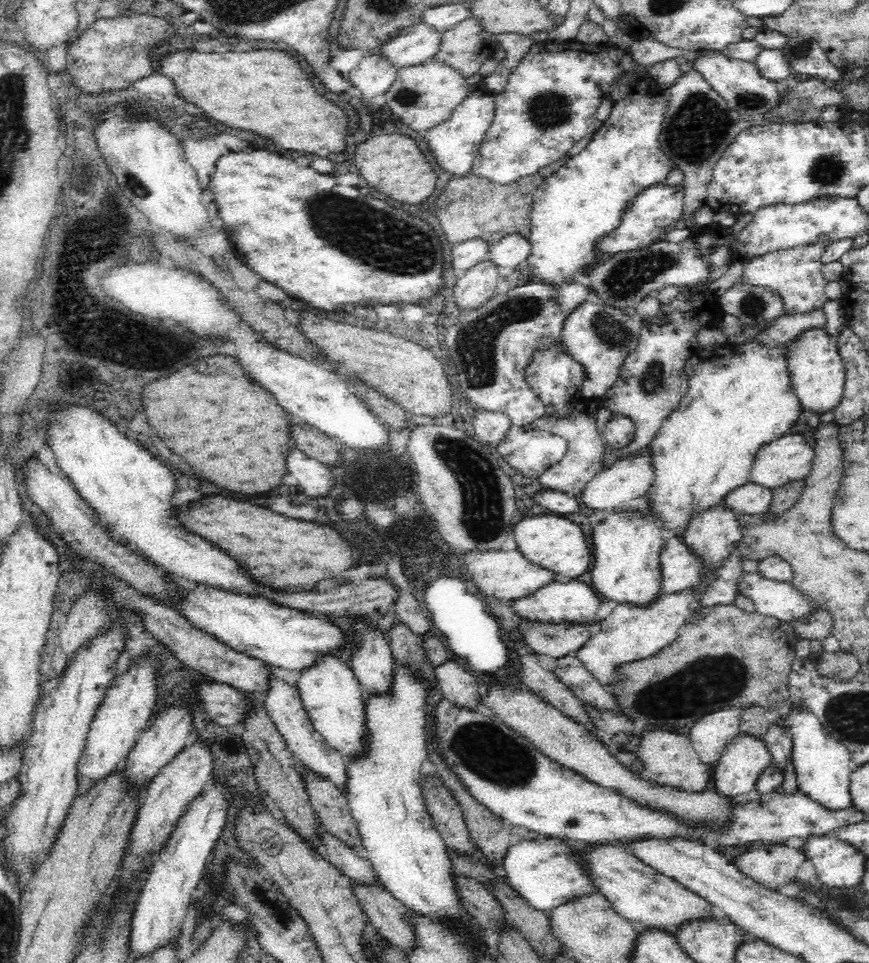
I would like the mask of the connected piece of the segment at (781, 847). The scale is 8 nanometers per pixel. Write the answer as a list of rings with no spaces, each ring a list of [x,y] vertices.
[[[777,843],[768,844],[765,848],[750,847],[737,857],[735,865],[745,876],[776,891],[794,882],[800,865],[806,861],[804,847],[792,848],[788,844]]]

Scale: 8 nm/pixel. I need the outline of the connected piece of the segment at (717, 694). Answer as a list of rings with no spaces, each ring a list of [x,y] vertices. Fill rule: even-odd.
[[[734,603],[730,605],[717,605],[714,607],[700,607],[698,612],[694,612],[692,617],[680,626],[677,632],[677,637],[668,646],[665,646],[660,650],[660,652],[657,652],[648,658],[643,658],[642,660],[620,666],[618,668],[618,673],[622,675],[622,682],[612,684],[609,688],[600,684],[600,681],[592,675],[578,658],[570,655],[557,659],[557,665],[553,671],[556,673],[556,676],[558,676],[558,679],[566,684],[566,686],[570,687],[570,690],[572,690],[572,692],[574,692],[574,694],[579,699],[582,699],[587,705],[594,706],[600,710],[620,712],[630,718],[638,728],[643,728],[645,724],[654,724],[654,726],[660,728],[660,730],[668,730],[668,726],[672,728],[672,726],[680,724],[680,722],[674,722],[674,720],[678,720],[678,718],[690,718],[690,720],[692,720],[692,718],[702,718],[704,714],[708,714],[710,711],[716,710],[716,708],[724,709],[727,707],[738,707],[739,709],[743,709],[748,705],[756,704],[773,711],[775,706],[778,706],[778,704],[784,701],[786,702],[787,696],[789,695],[789,676],[790,672],[792,672],[793,662],[796,659],[796,648],[794,647],[794,644],[796,644],[799,639],[799,636],[796,634],[796,631],[794,631],[794,627],[792,627],[790,622],[758,614],[758,611],[756,610],[753,612],[745,612],[744,610],[737,608]]]

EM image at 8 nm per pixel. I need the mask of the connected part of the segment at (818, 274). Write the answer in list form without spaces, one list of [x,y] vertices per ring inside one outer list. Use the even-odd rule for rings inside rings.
[[[823,240],[752,257],[740,277],[748,283],[766,285],[776,290],[784,303],[785,313],[810,312],[816,307],[823,307],[829,299],[825,293],[827,280],[821,271],[823,263],[820,262],[820,258],[830,243],[828,240]]]

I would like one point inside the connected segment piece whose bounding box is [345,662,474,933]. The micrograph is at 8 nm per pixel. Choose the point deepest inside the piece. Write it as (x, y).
(384, 792)

